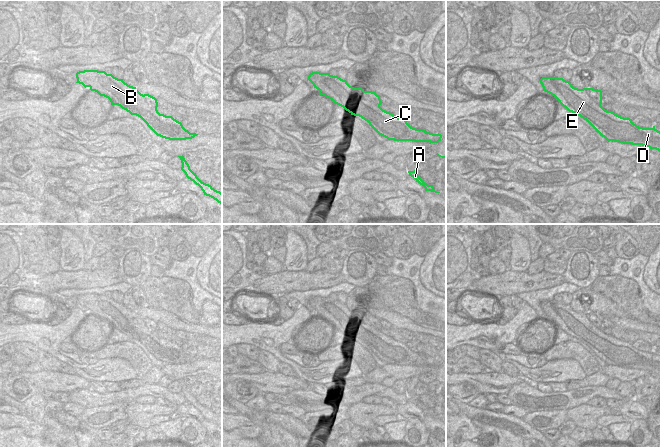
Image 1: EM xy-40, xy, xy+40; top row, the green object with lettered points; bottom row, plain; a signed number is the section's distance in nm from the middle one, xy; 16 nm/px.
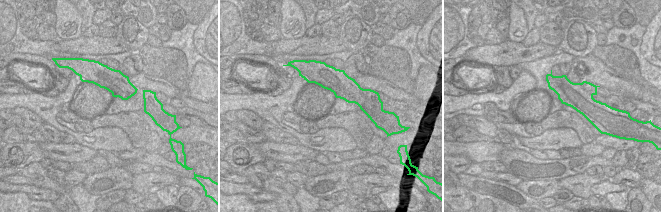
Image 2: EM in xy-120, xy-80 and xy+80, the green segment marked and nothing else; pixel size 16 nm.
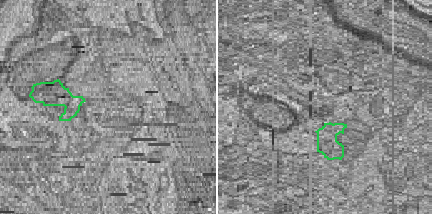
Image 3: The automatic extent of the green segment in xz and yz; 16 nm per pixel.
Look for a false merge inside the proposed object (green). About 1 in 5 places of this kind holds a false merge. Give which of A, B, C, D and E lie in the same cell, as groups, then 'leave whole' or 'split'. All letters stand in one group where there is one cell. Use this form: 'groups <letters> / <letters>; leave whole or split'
groups A / B C D E; split

